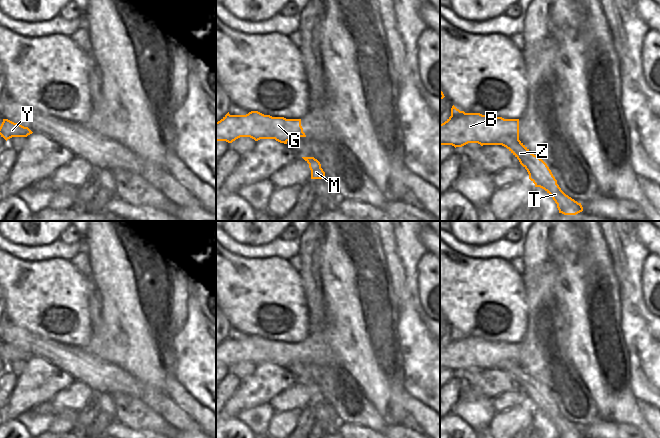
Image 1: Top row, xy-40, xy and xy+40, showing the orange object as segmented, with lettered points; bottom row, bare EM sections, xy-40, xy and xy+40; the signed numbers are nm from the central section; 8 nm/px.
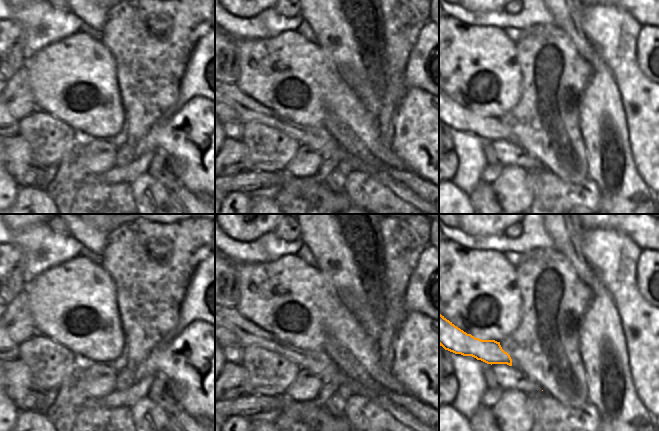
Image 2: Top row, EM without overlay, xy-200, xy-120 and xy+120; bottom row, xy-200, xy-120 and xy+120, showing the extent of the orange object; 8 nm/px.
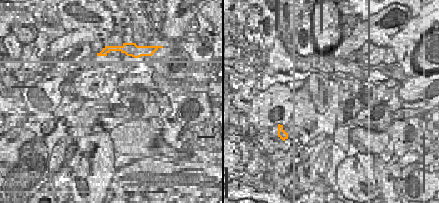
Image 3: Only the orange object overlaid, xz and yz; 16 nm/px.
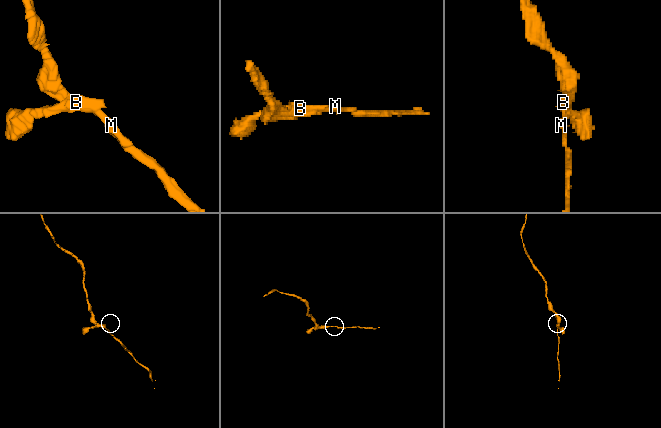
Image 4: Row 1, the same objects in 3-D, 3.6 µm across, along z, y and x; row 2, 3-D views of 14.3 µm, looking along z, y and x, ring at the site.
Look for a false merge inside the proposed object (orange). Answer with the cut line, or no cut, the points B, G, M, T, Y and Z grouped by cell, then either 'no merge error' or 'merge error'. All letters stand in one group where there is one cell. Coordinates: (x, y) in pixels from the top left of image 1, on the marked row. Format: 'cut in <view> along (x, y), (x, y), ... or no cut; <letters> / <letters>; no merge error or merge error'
cut in xy+40 along (518, 136), (500, 136), (492, 144); B G Y / M T Z; merge error

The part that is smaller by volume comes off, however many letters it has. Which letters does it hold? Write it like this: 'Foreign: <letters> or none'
Foreign: B, G, Y

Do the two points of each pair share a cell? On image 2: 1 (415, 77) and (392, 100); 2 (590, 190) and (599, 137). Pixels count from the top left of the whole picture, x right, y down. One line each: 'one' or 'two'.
1: one
2: two

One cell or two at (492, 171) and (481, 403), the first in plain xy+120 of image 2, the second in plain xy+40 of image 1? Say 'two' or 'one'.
two

